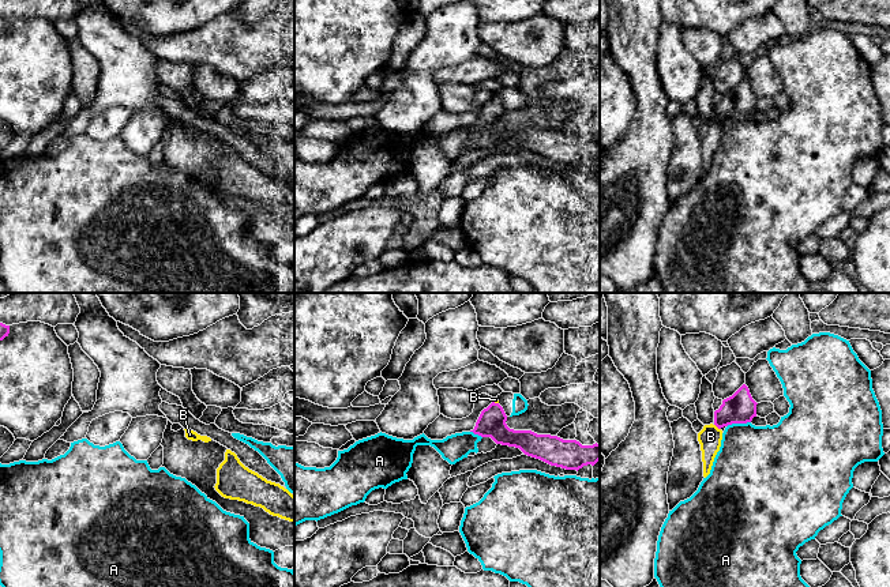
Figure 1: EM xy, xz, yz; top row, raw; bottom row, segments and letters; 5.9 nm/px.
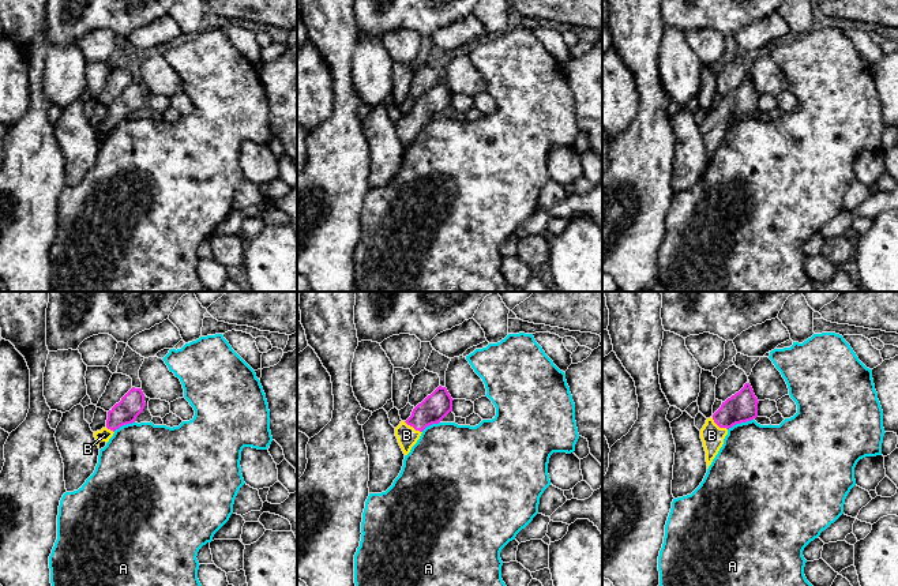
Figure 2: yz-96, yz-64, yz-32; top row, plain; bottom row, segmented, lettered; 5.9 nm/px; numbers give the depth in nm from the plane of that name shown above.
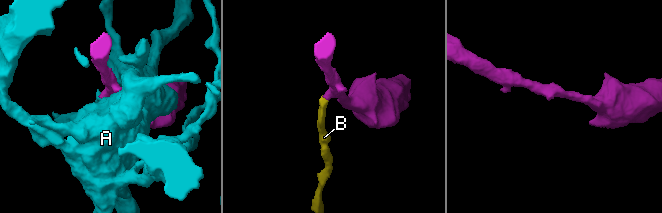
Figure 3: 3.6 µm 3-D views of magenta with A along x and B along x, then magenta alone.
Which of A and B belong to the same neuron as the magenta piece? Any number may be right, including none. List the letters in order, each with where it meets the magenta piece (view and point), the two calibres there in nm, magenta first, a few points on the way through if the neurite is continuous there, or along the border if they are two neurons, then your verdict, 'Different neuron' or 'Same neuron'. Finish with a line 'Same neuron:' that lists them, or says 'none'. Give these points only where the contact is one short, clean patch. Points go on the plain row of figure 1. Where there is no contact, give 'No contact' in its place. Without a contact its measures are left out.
A: Touches magenta at yz (738, 117). Thickness 180 nm (magenta) against 420 nm. Different neuron
B: Touches magenta at yz (717, 121). Thickness 180 nm (magenta) against 140 nm. Path across: yz (740, 102), (735, 104), (717, 121), (710, 131). Same neuron
Same neuron: B

